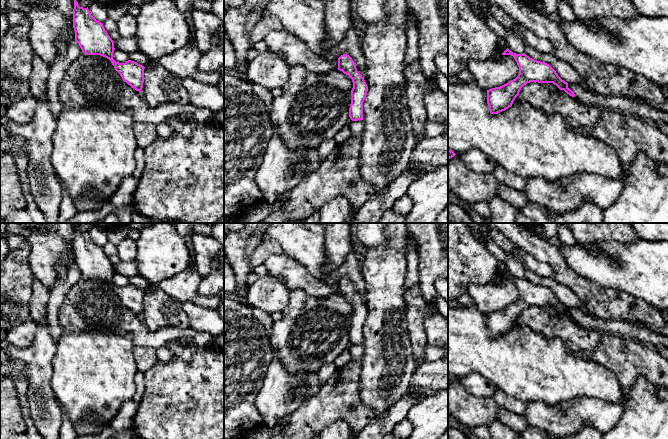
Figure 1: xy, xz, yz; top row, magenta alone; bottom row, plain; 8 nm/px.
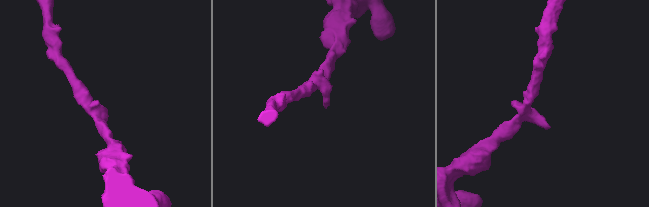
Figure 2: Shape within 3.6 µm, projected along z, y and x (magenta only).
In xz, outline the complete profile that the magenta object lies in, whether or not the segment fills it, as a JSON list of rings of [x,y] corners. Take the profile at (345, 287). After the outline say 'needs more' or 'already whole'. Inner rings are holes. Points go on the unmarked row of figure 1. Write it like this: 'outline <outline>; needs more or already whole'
outline [[[343,278],[338,282],[338,294],[348,299],[353,306],[349,341],[352,345],[363,344],[363,326],[366,322],[368,310],[349,279]]]; already whole

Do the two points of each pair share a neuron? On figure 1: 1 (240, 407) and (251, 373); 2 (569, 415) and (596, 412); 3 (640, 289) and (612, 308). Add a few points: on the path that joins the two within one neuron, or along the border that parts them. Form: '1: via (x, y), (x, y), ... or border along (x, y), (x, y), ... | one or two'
1: via (240, 399), (240, 384), (243, 381) | one
2: via (576, 414), (589, 412) | one
3: border along (610, 287), (624, 290), (651, 305) | two

